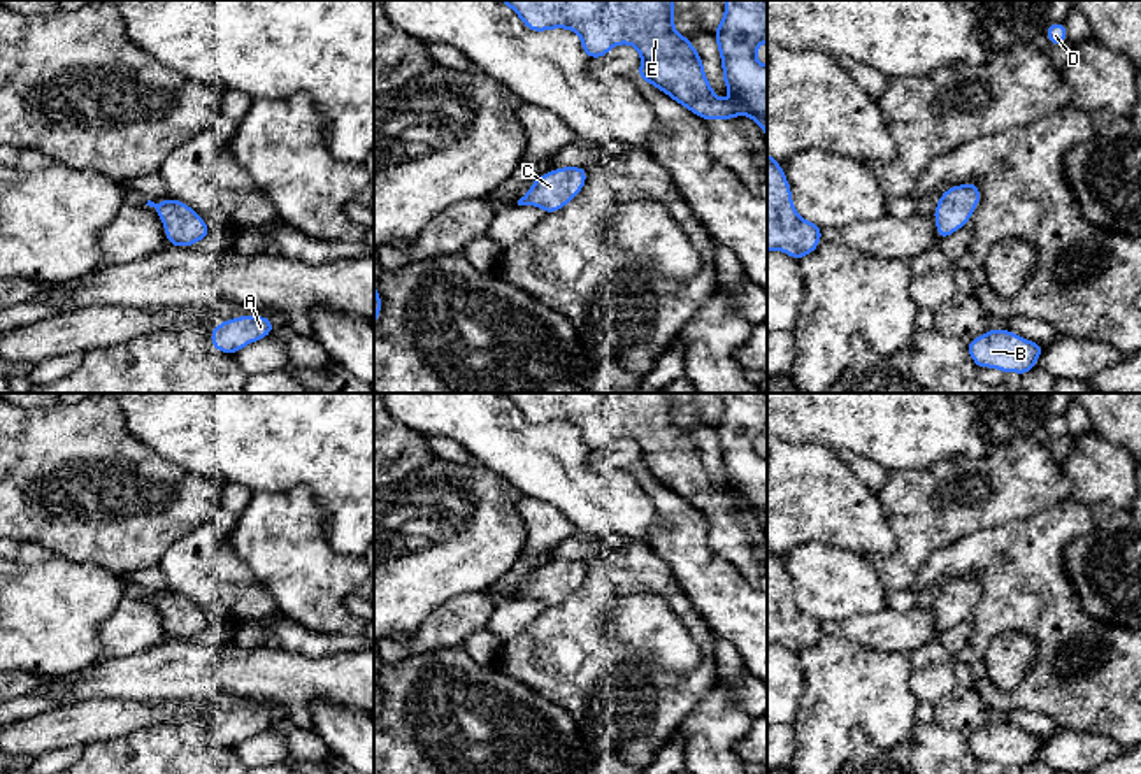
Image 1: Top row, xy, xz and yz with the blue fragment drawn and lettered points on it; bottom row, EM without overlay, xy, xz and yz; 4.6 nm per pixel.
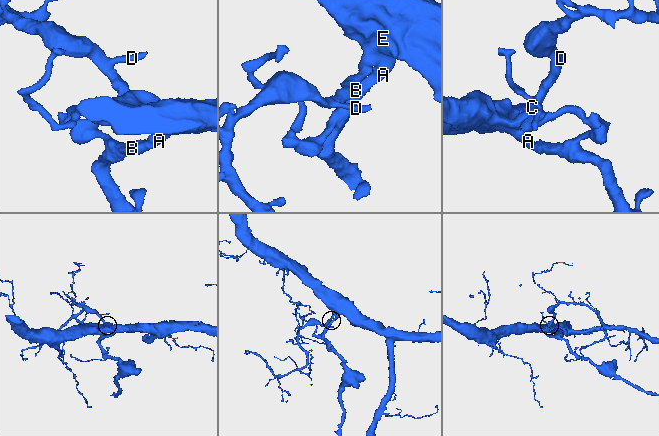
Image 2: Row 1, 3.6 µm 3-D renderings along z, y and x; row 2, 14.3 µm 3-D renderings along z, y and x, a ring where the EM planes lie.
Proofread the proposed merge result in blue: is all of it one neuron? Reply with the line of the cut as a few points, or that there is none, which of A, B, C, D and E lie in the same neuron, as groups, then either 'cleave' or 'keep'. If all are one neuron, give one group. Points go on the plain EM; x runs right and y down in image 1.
no cut; A B C D E; keep

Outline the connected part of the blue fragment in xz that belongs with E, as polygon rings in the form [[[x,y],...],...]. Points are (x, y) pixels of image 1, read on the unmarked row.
[[[499,393],[511,400],[530,425],[567,421],[579,428],[588,451],[604,451],[611,441],[632,437],[641,448],[639,472],[662,483],[667,490],[711,512],[736,512],[739,507],[751,511],[767,532],[767,458],[757,453],[757,442],[767,435],[767,393],[725,393],[725,407],[713,423],[721,451],[723,476],[730,486],[725,495],[713,486],[704,467],[699,444],[690,430],[681,430],[674,421],[674,393]]]

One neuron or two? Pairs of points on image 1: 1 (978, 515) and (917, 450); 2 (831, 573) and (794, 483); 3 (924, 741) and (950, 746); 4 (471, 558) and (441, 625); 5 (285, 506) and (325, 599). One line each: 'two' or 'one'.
1: two
2: two
3: one
4: two
5: one

